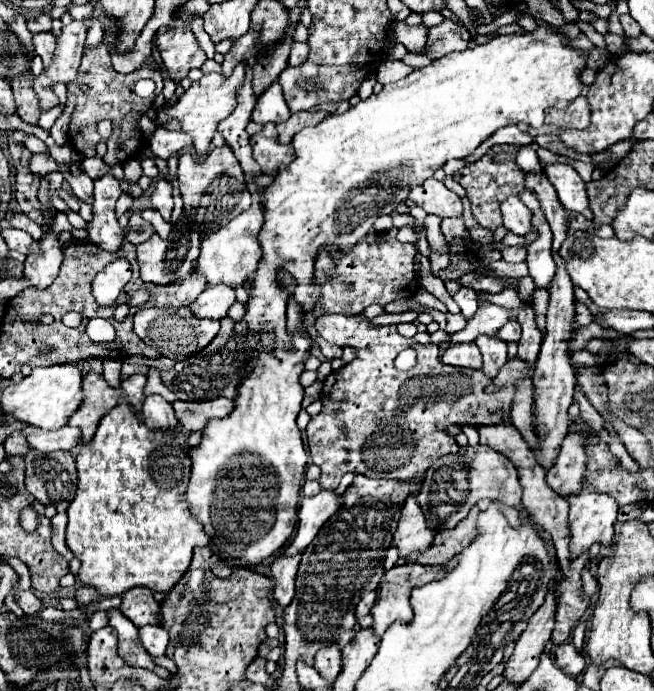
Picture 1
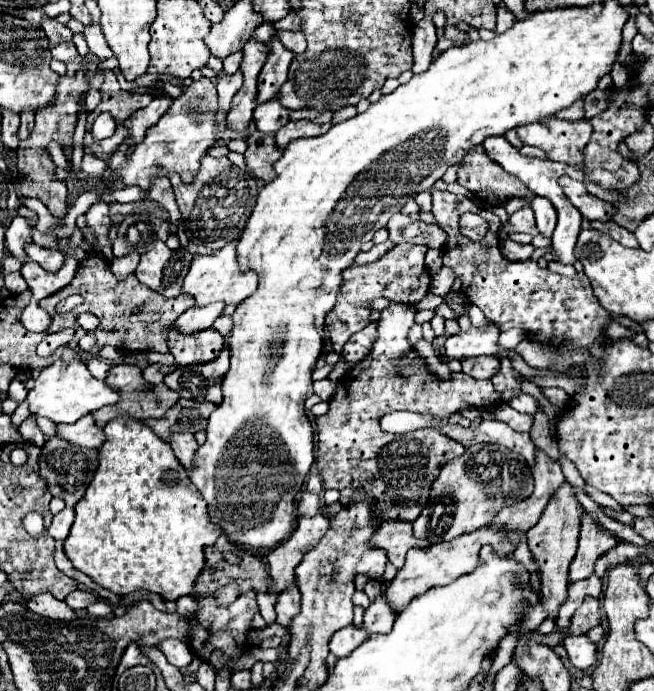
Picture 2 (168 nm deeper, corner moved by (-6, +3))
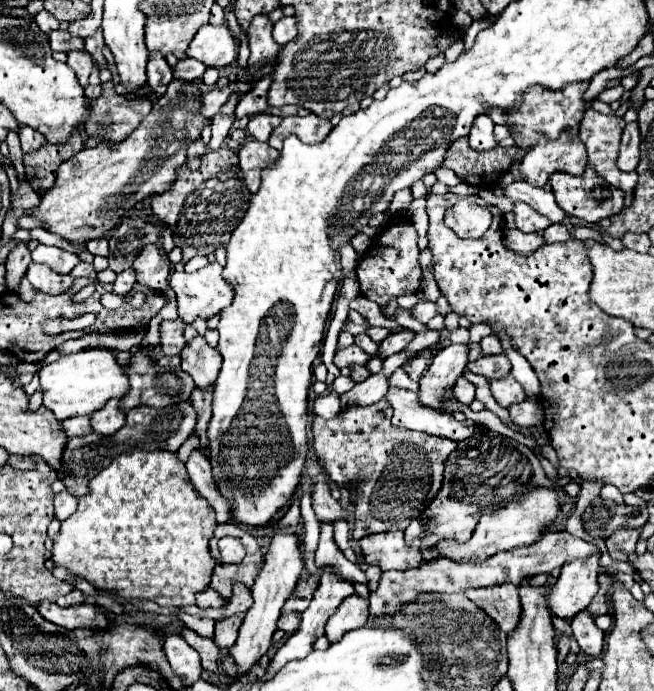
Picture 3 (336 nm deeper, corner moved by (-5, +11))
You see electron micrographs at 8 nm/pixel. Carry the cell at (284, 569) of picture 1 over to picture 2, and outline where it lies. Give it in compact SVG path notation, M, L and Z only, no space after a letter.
M295 582L277 594L277 604L275 604L277 624L287 628L287 624L291 622L291 616L299 612L299 600L301 600L301 592Z

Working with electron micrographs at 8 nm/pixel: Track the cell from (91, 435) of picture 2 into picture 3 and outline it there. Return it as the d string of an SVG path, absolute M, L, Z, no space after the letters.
M114 398L106 404L106 408L92 414L92 428L100 434L114 434L126 424L126 414L120 410L120 398Z

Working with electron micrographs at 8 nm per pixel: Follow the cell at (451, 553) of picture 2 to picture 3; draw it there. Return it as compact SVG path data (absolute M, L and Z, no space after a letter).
M534 488L534 492L530 492L522 502L512 502L510 506L500 508L492 514L484 514L468 542L458 544L454 540L442 540L442 544L438 544L438 552L456 562L484 562L500 550L530 546L546 532L546 528L554 524L554 520L560 514L564 496L566 494L562 490Z

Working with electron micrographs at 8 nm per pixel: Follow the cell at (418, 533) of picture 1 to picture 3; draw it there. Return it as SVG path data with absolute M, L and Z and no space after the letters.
M384 532L370 534L360 540L362 562L368 566L378 566L382 572L388 570L408 570L422 566L422 554L418 546L406 546L404 532Z

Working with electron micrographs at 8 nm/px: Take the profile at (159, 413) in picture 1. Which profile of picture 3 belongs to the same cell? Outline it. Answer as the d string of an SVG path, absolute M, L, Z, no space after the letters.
M194 450L186 462L186 470L190 474L190 480L194 484L194 488L210 502L210 506L216 510L216 516L218 516L218 522L220 524L226 524L226 522L232 522L232 516L230 516L230 504L226 502L226 498L220 494L218 486L214 484L214 476L212 476L212 466L208 462L208 458Z

